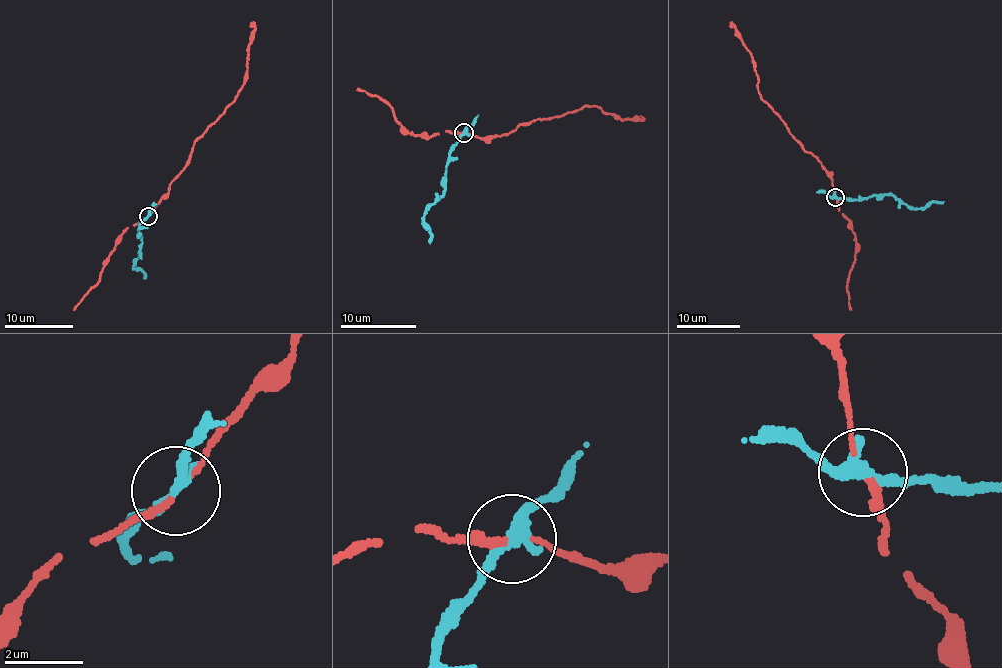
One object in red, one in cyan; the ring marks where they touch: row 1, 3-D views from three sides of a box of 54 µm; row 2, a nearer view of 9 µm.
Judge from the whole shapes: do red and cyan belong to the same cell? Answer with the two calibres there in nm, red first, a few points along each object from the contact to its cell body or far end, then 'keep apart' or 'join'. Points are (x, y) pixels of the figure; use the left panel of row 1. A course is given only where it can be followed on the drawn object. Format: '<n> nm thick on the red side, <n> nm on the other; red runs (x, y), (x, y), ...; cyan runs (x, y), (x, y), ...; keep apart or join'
140 nm thick on the red side, 260 nm on the other; red runs (148, 216), (183, 170), (194, 144), (235, 98), (245, 75), (255, 27), (252, 21); cyan runs (148, 216), (139, 226), (142, 238), (133, 265), (135, 270), (144, 274), (145, 278); keep apart

